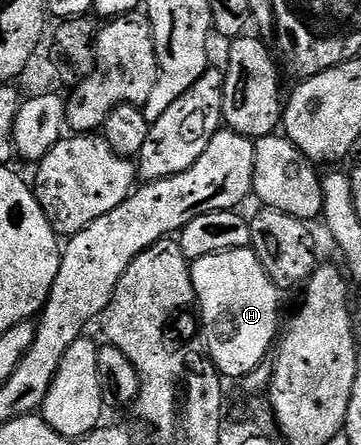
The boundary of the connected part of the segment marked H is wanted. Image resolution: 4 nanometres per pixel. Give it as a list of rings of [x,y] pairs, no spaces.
[[[249,248],[193,259],[190,275],[196,310],[202,313],[201,333],[214,366],[223,379],[245,379],[247,374],[267,361],[266,353],[275,349],[280,334],[278,287]]]

